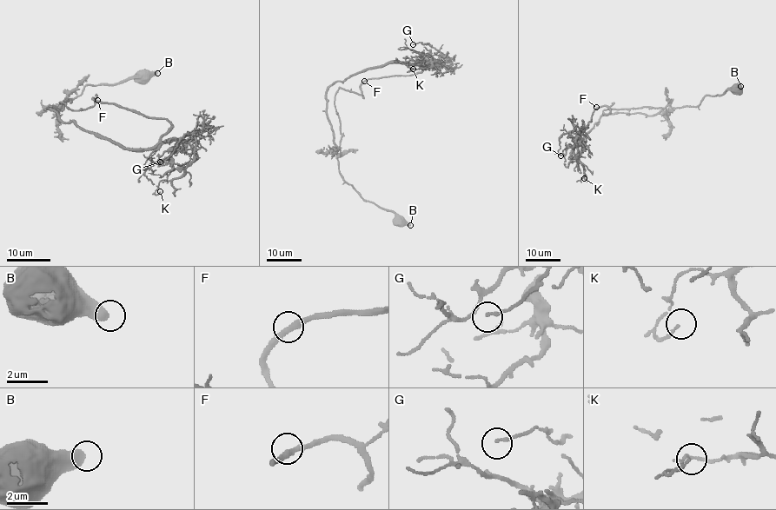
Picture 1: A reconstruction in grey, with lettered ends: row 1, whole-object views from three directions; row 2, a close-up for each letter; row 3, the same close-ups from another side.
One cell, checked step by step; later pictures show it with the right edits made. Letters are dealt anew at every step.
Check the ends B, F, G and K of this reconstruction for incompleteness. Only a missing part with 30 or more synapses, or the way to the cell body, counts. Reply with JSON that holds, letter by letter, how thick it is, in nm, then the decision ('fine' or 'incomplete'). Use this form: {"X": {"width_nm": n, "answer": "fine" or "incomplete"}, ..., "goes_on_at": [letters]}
{"B": {"width_nm": 550, "answer": "fine"}, "F": {"width_nm": 280, "answer": "fine"}, "G": {"width_nm": 90, "answer": "fine"}, "K": {"width_nm": 140, "answer": "fine"}, "goes_on_at": []}

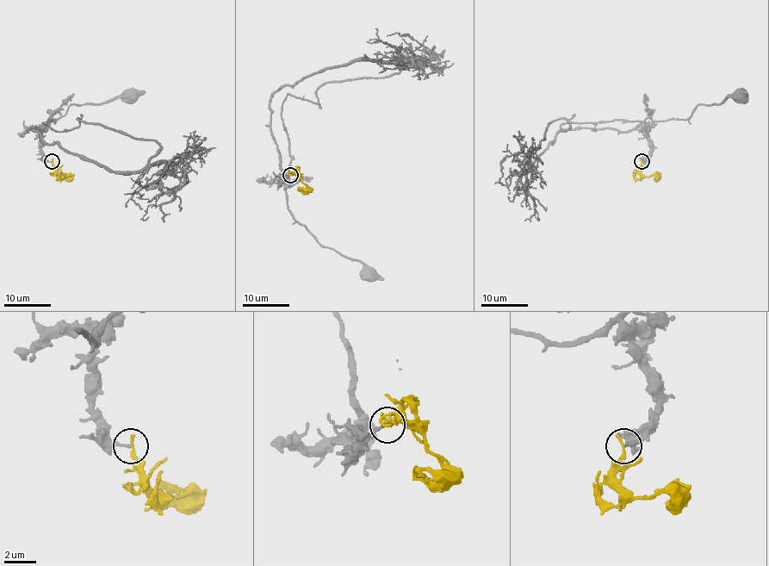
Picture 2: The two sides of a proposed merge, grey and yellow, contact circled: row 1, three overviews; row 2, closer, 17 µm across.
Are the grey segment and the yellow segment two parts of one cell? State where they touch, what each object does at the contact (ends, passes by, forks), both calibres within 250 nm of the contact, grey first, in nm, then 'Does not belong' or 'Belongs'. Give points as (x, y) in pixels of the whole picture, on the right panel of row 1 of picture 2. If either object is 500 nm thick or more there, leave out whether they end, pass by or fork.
Place: (641, 161). At the ring grey ends. At the ring yellow ends. Thickness 150 nm (grey) against 260 nm. Does not belong

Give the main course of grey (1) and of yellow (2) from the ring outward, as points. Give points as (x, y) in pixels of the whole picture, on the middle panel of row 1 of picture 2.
1: (290, 175), (280, 184), (270, 96), (349, 61), (423, 57), (409, 67), (381, 71), (387, 68)
2: (290, 175), (294, 172), (306, 188), (301, 189), (298, 186)

